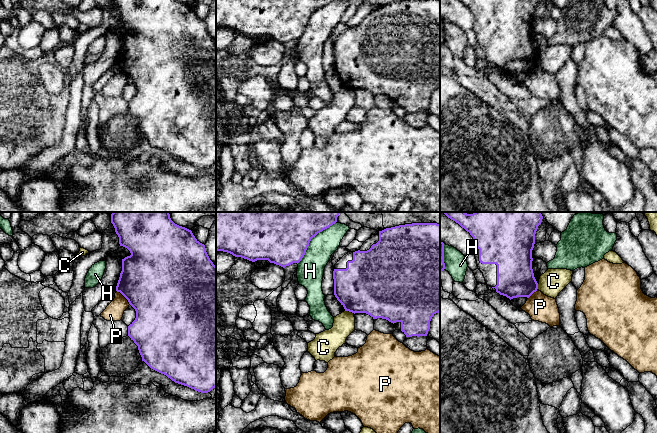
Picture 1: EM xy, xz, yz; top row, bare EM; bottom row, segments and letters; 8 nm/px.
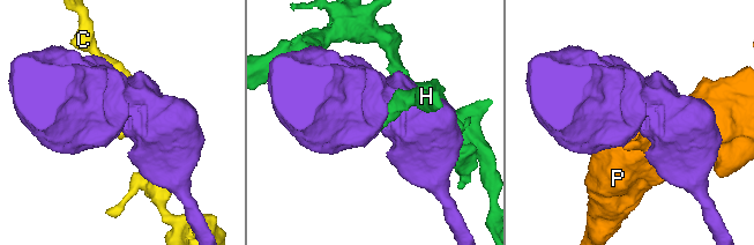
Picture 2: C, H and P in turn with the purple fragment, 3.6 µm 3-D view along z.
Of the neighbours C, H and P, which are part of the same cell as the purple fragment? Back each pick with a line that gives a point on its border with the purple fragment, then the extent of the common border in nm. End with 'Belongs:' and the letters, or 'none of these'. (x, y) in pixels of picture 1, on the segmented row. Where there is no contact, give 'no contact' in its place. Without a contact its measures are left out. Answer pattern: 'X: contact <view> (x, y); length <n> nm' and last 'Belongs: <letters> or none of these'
Belongs: none of these

